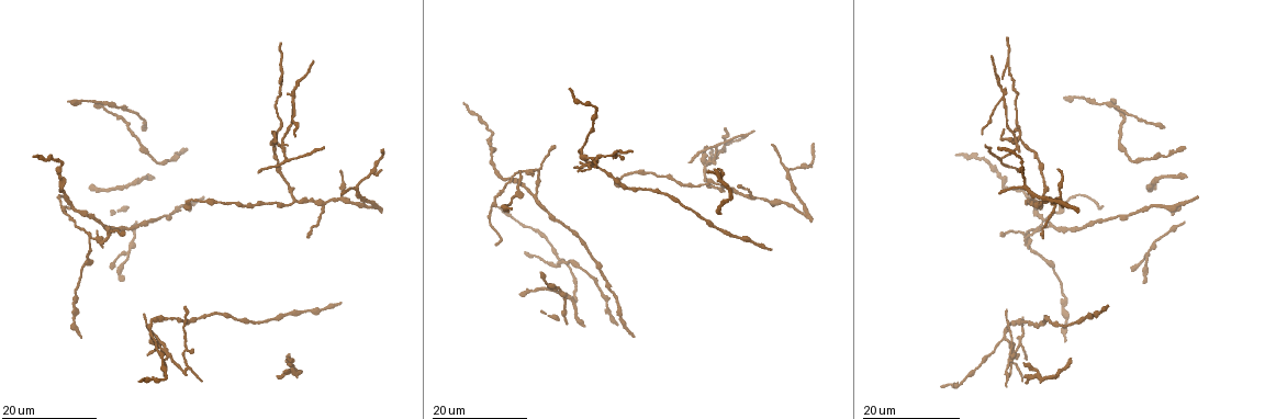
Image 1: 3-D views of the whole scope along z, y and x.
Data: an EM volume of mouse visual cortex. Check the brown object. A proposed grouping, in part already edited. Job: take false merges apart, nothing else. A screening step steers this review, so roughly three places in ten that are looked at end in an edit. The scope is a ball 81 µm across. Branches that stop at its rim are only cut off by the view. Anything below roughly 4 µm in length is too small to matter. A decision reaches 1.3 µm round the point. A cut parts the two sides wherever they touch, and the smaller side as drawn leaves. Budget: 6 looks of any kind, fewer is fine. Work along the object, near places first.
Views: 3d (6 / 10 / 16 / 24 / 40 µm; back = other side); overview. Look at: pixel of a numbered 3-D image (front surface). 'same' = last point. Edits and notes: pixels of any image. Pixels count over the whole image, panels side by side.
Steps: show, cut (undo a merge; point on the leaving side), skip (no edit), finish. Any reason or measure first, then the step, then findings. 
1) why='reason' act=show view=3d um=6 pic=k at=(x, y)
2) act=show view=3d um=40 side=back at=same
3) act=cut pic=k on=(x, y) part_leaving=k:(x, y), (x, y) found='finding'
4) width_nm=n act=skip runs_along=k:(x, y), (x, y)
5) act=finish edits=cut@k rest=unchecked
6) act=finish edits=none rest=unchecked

act=show view=3d um=16 pic=1 at=(357, 185)

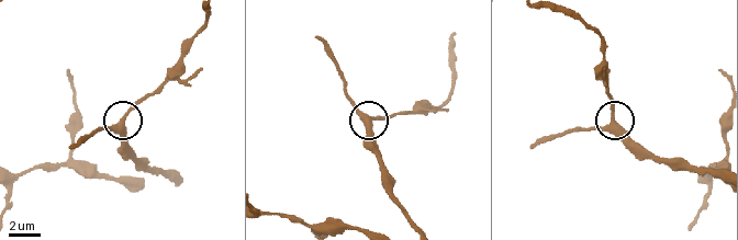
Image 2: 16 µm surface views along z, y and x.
act=show view=3d um=10 pic=2 at=(615, 120)

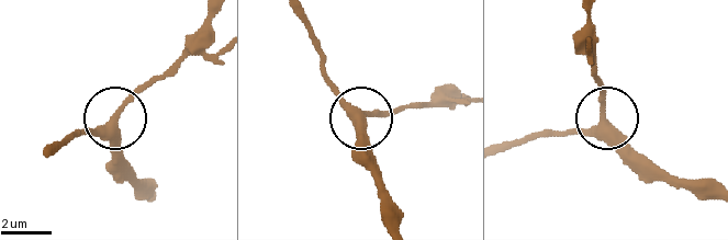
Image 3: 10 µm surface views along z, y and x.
arms=4 act=skip runs_along=3:(709, 191), (672, 180), (609, 124), (567, 132) found='continuous, no second cell'

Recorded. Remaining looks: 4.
why='three-way junction' act=show view=3d um=16 pic=1 at=(163, 347)

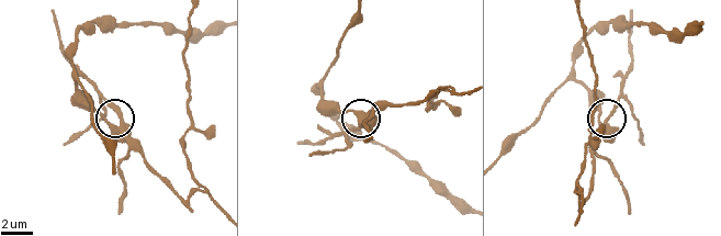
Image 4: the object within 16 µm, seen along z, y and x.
act=show view=3d um=10 pic=4 at=(123, 123)

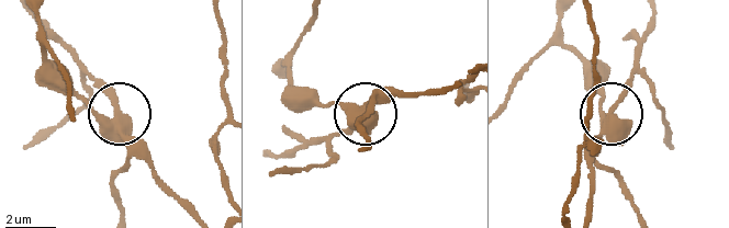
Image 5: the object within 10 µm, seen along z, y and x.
act=show view=3d um=6 pic=5 at=(117, 113)

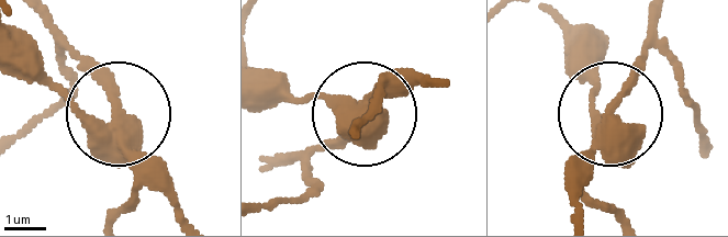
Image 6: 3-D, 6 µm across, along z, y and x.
arms=3 act=cut pic=6 on=(108, 74) found='two cells meet here'

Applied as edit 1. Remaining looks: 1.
act=finish edits=cut@6 rest=unchecked

